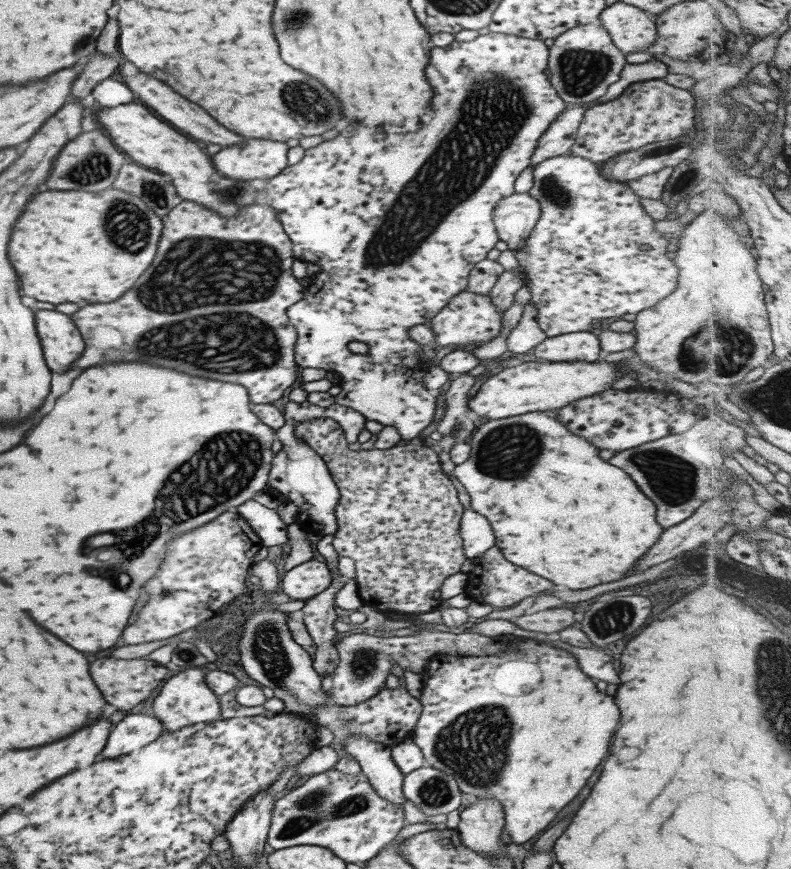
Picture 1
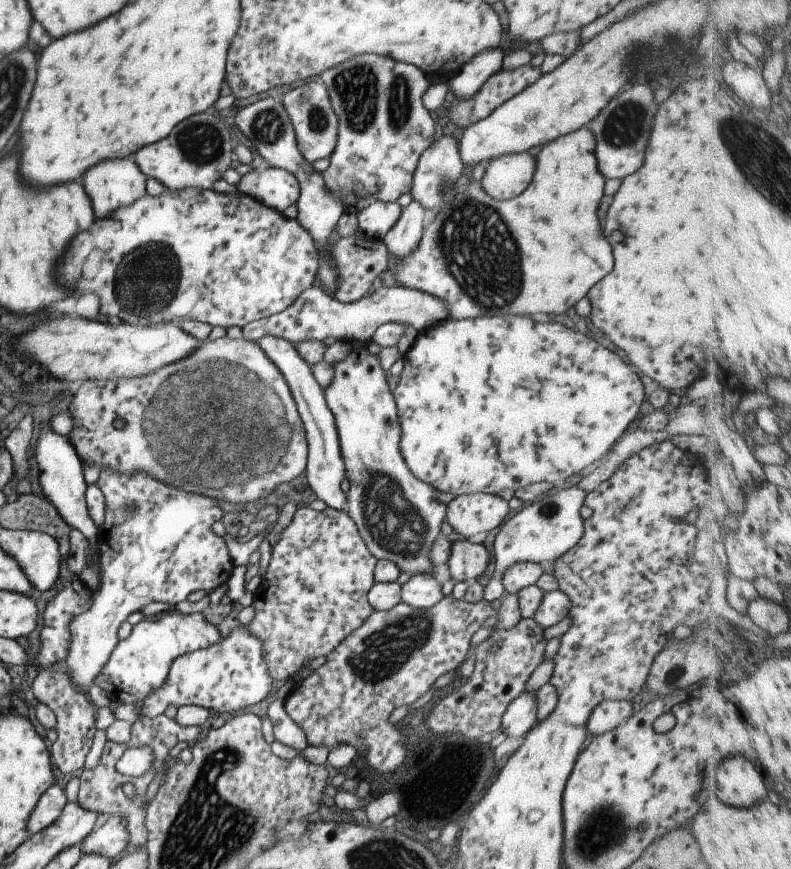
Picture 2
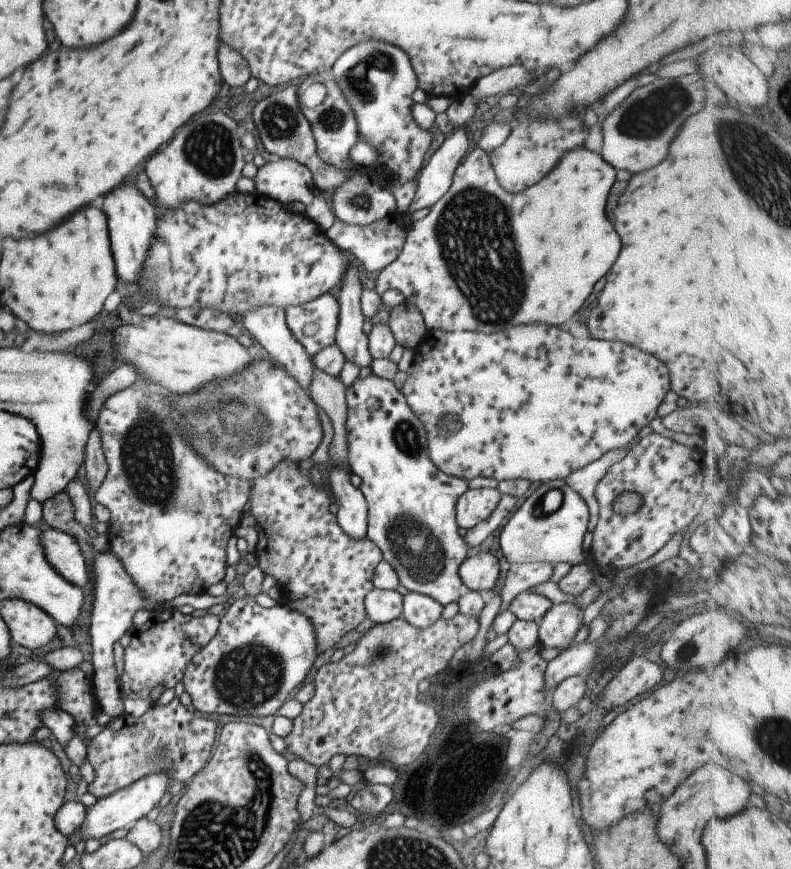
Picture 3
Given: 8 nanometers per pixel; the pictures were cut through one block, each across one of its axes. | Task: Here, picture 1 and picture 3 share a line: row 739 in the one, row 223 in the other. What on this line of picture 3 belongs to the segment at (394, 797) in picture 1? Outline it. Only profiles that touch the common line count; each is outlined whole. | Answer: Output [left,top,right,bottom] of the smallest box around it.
[329,169,396,226]

